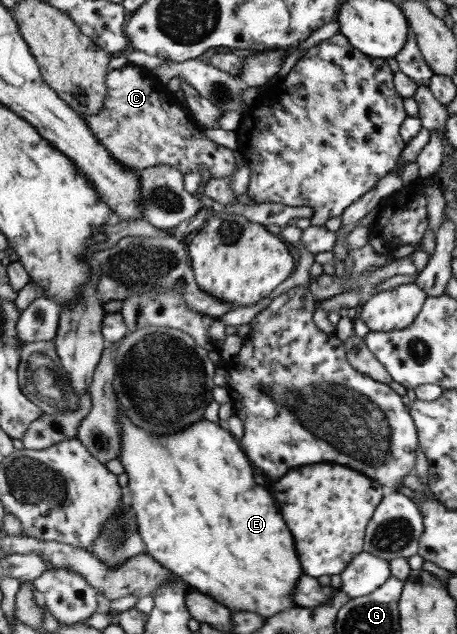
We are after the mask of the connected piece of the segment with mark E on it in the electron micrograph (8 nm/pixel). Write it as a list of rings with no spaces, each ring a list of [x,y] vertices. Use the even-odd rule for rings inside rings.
[[[120,403],[120,419],[121,429],[123,429],[123,440],[121,440],[121,460],[123,461],[127,474],[130,477],[128,496],[132,500],[133,508],[138,516],[140,532],[147,542],[148,553],[153,555],[157,561],[163,566],[173,570],[177,576],[181,577],[185,582],[190,583],[201,593],[214,597],[217,601],[224,603],[227,607],[235,611],[252,611],[260,613],[263,617],[275,617],[284,611],[295,609],[298,603],[295,599],[295,585],[301,579],[301,559],[299,559],[299,551],[297,551],[297,541],[295,535],[291,533],[285,517],[281,515],[281,509],[273,497],[271,491],[253,491],[259,487],[259,483],[255,481],[255,467],[248,453],[244,450],[243,443],[233,436],[227,426],[221,422],[215,423],[204,419],[196,423],[187,430],[171,433],[169,436],[155,436],[155,433],[149,432],[148,429],[137,427],[129,417],[128,411],[122,407]]]

